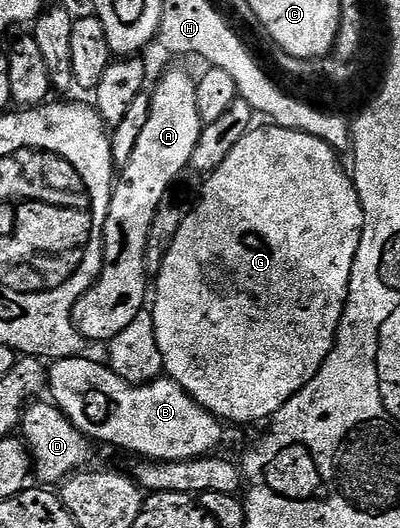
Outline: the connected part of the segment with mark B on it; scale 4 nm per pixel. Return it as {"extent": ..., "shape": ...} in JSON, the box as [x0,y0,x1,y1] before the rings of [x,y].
{"extent":[47,355,224,462],"shape":[[[79,355],[77,357],[63,357],[54,359],[48,365],[48,385],[47,390],[48,393],[51,392],[50,399],[52,403],[63,412],[64,415],[70,420],[71,423],[74,424],[77,429],[82,431],[82,433],[91,440],[97,439],[101,442],[105,442],[107,444],[113,444],[123,450],[129,450],[131,452],[135,452],[139,454],[138,457],[150,460],[150,461],[160,461],[160,462],[180,462],[181,459],[191,459],[191,458],[200,458],[206,457],[209,453],[212,453],[221,442],[223,438],[223,429],[224,425],[211,413],[207,410],[201,408],[200,405],[197,405],[194,400],[182,388],[180,388],[177,383],[165,376],[161,376],[155,379],[152,382],[146,383],[131,383],[126,381],[123,377],[117,376],[115,372],[113,372],[110,368],[110,365],[106,363],[101,363],[91,360],[87,358],[88,356]]]}

